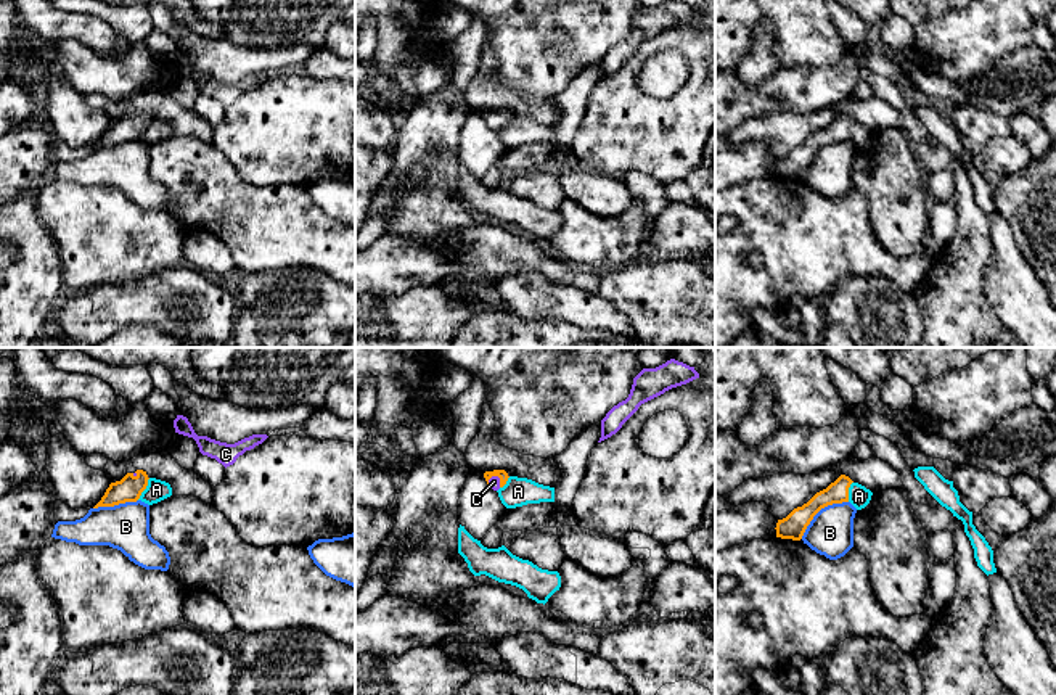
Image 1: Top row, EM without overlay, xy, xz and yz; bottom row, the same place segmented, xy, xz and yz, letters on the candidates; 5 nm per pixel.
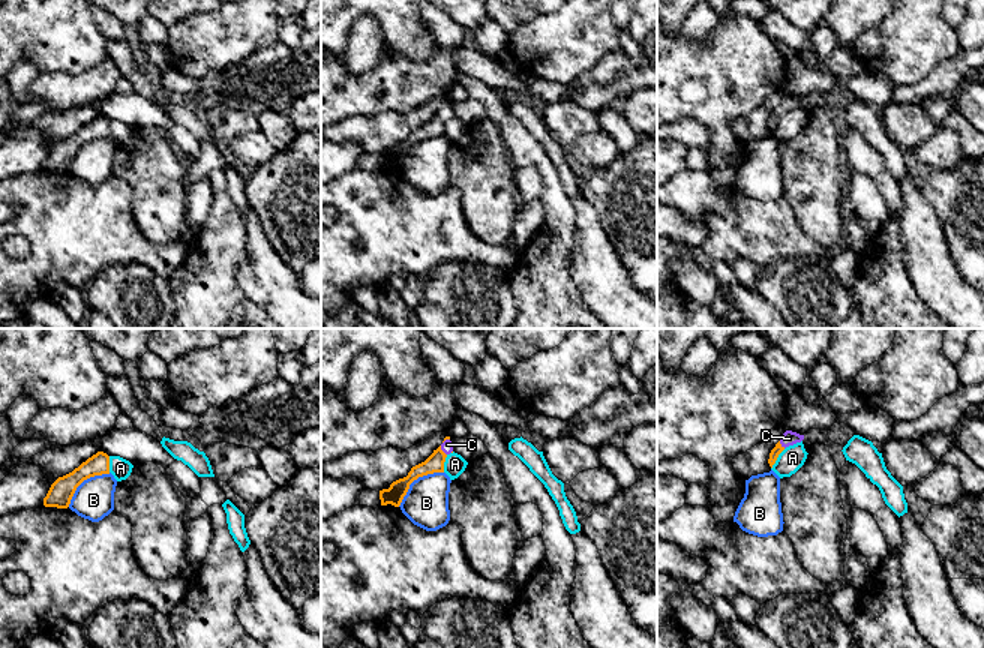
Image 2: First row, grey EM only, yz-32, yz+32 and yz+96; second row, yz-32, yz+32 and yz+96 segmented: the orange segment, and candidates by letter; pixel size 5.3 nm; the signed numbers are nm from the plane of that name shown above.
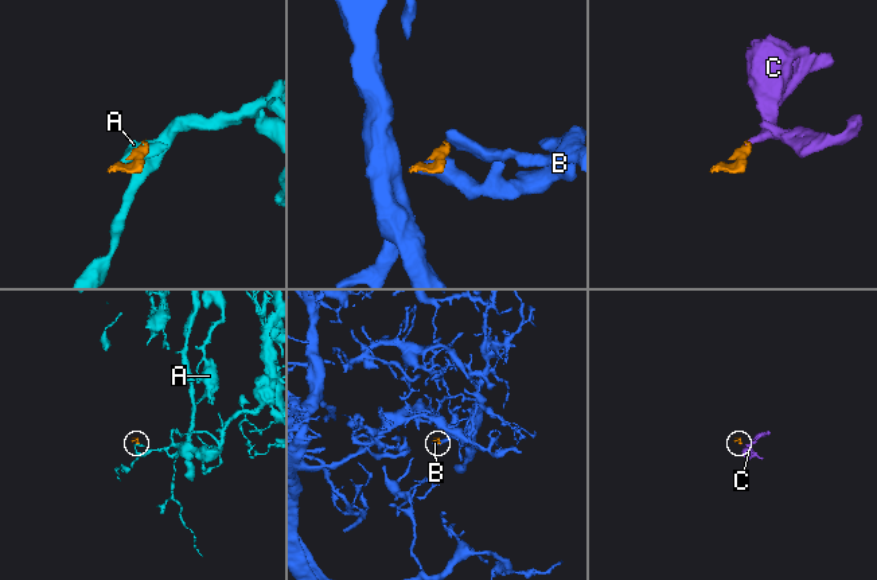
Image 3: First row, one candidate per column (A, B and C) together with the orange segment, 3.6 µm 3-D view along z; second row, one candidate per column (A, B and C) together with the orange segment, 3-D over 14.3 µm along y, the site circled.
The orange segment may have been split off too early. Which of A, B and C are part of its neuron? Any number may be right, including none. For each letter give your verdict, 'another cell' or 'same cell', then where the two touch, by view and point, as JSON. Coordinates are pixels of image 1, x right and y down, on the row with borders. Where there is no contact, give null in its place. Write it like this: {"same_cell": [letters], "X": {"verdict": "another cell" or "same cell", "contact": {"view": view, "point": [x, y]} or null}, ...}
{"same_cell": ["C"], "A": {"verdict": "another cell", "contact": {"view": "xy", "point": [145, 488]}}, "B": {"verdict": "another cell", "contact": {"view": "yz", "point": [820, 509]}}, "C": {"verdict": "same cell", "contact": {"view": "xz", "point": [497, 475]}}}

